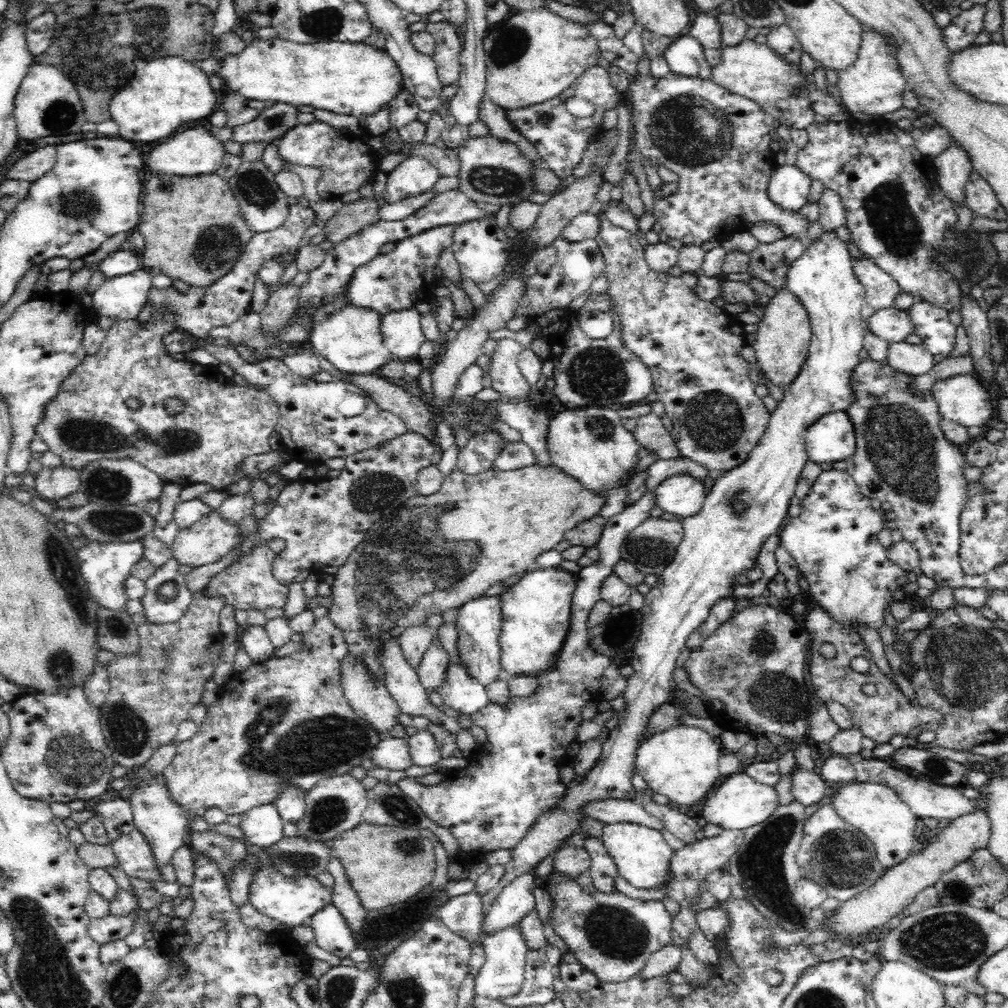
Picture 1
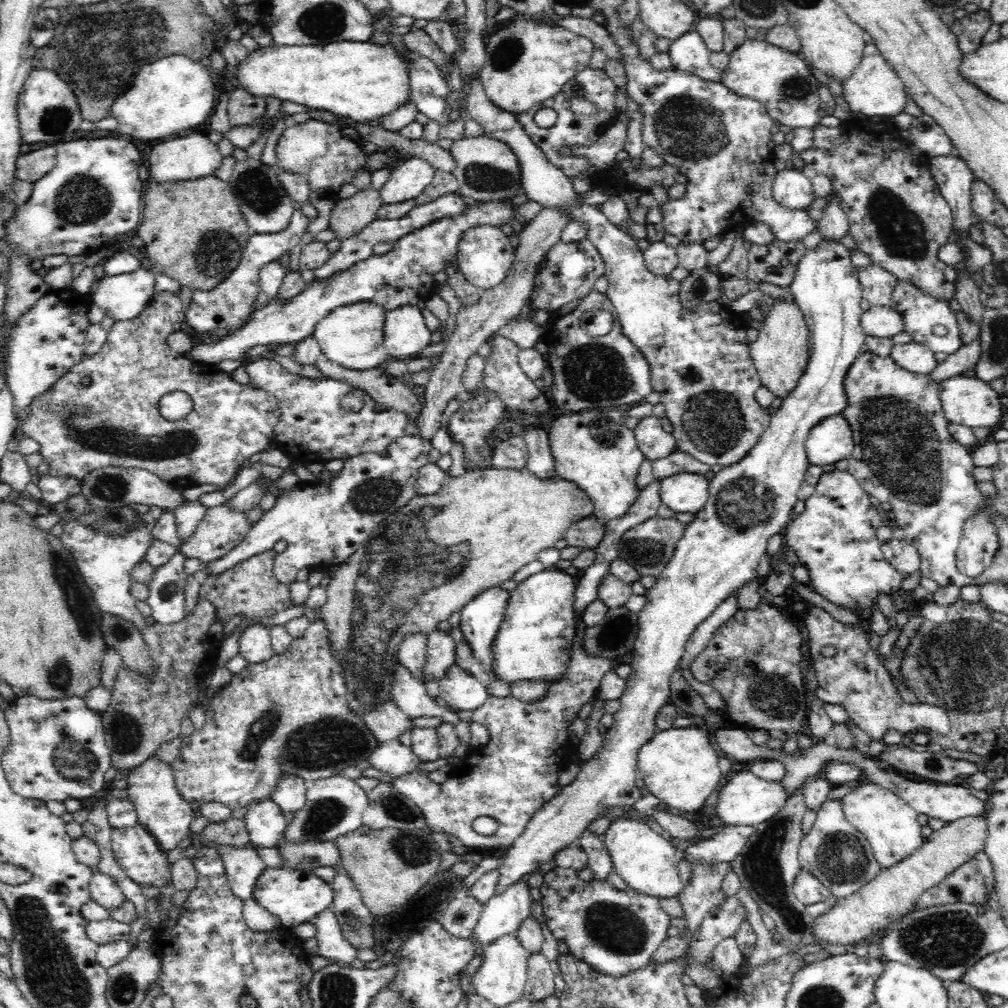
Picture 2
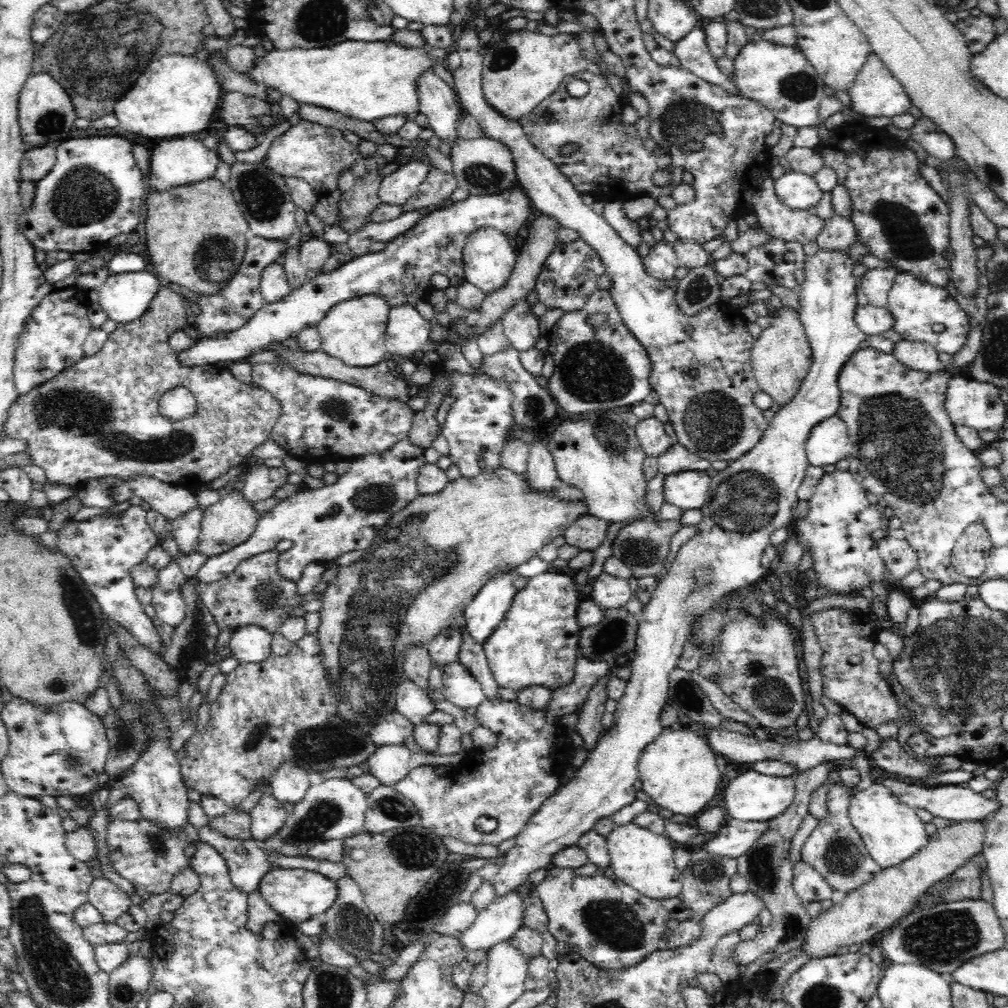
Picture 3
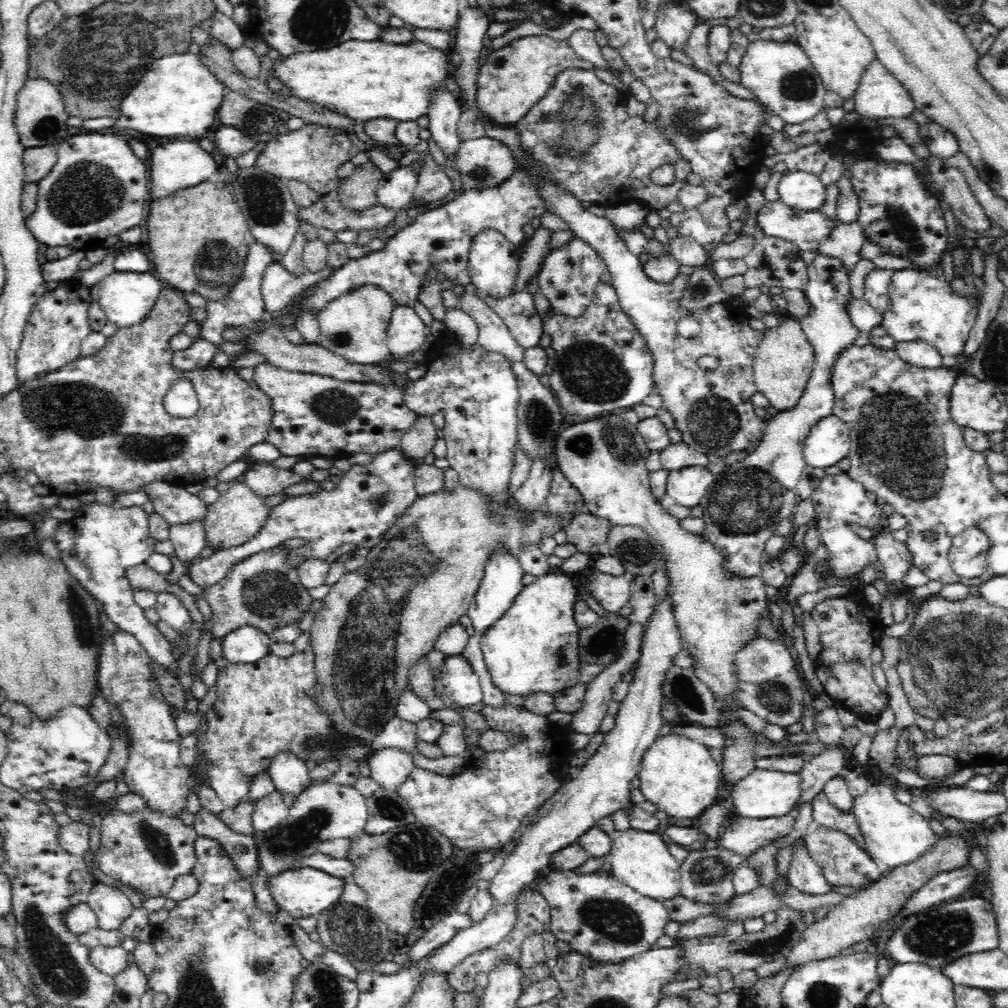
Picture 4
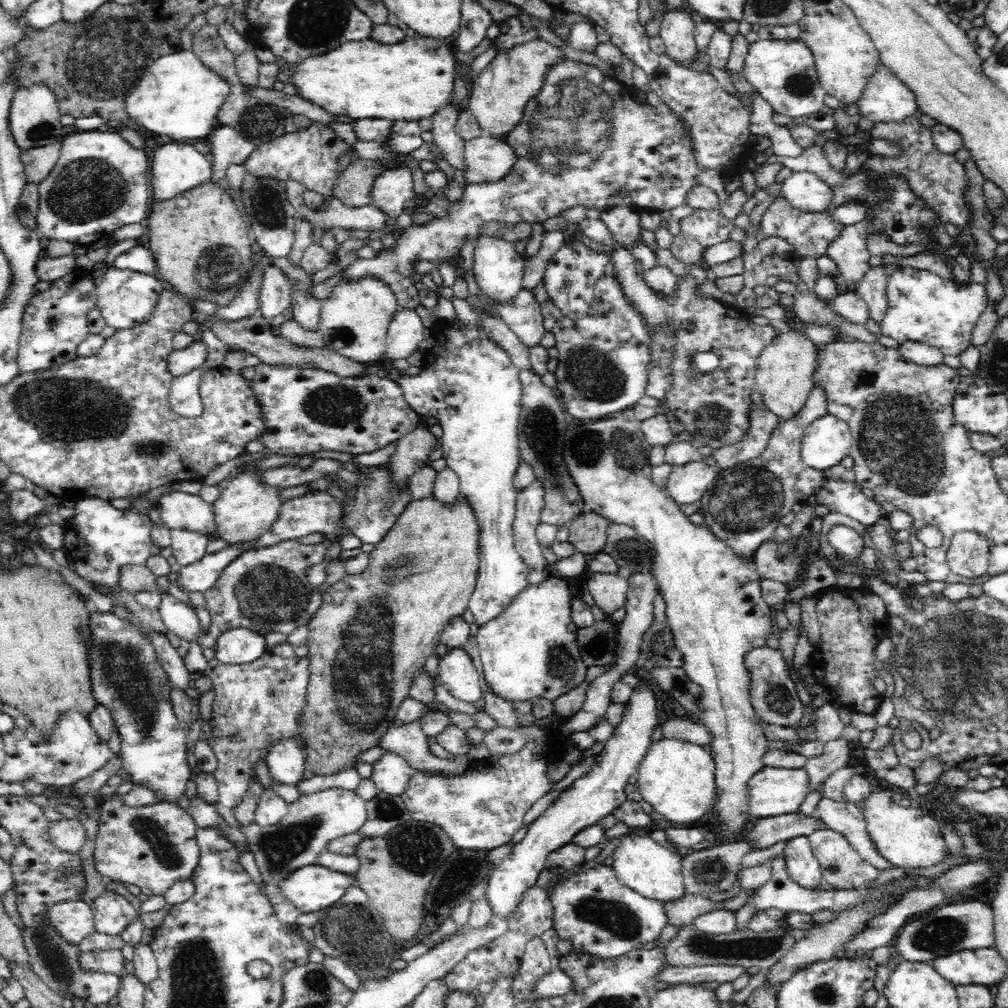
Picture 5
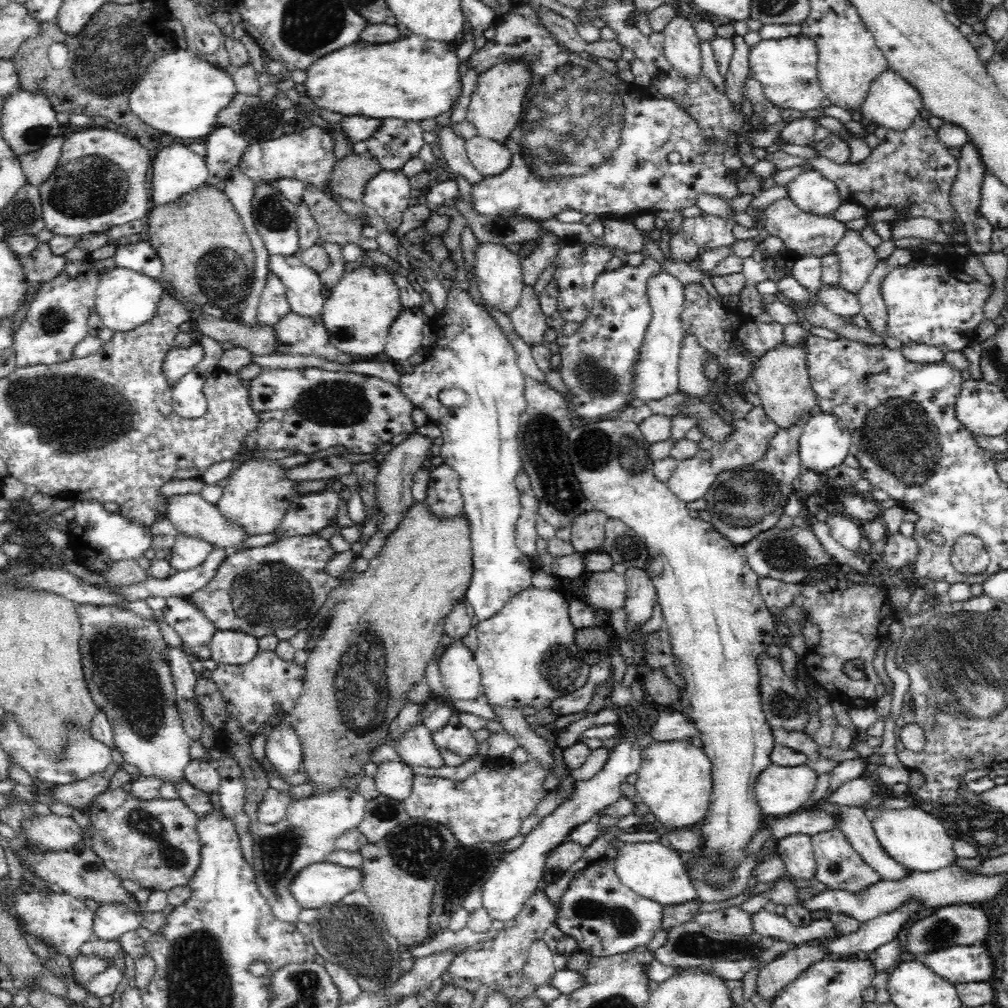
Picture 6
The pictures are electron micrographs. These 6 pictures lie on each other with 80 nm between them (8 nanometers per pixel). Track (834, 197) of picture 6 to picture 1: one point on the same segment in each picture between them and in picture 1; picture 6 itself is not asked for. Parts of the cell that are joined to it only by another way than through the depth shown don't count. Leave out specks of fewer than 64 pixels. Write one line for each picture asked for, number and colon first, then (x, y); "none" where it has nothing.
1: (788, 187)
2: (793, 189)
3: (798, 191)
4: (802, 191)
5: (805, 191)

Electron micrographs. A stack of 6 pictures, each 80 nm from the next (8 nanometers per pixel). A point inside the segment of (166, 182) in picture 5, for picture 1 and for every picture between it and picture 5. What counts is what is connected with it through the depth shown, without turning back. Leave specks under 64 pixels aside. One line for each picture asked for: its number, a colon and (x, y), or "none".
1: (193, 151)
2: (194, 156)
3: (181, 161)
4: (178, 164)

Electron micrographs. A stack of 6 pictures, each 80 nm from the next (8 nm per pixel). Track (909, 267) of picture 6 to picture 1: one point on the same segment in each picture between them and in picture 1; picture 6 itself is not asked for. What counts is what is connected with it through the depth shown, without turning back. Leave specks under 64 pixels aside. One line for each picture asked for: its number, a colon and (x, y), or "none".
1: (932, 323)
2: (921, 313)
3: (916, 307)
4: (920, 308)
5: (923, 307)

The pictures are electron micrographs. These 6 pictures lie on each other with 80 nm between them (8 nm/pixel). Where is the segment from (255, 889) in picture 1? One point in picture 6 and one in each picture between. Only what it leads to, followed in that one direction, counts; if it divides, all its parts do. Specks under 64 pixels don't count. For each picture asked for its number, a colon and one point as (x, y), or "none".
2: (296, 897)
3: (297, 894)
4: (303, 892)
5: (311, 888)
6: (322, 884)

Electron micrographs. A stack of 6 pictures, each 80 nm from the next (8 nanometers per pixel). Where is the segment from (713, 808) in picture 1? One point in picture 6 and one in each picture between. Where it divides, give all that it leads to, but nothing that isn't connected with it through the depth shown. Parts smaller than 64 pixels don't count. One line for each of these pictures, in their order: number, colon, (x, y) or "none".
2: (745, 800)
3: (751, 796)
4: (761, 794)
5: (772, 791)
6: (779, 790)

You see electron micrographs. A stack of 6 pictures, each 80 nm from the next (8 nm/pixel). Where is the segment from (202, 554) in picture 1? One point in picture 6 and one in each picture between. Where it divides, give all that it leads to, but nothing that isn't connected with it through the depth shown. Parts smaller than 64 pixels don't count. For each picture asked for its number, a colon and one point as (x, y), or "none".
2: (222, 528)
3: (229, 522)
4: (236, 516)
5: (246, 508)
6: (256, 496)

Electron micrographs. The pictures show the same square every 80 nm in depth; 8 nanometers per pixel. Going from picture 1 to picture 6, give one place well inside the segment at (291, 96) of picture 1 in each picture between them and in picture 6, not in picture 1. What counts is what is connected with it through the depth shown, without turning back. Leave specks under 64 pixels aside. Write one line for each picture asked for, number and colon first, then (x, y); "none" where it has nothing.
2: (362, 81)
3: (364, 80)
4: (363, 80)
5: (409, 81)
6: (414, 79)

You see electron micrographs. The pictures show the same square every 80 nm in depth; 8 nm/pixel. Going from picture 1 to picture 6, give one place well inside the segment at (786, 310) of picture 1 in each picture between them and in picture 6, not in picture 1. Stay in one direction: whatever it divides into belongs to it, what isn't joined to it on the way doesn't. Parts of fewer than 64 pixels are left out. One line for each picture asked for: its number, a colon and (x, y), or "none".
2: (780, 354)
3: (781, 356)
4: (784, 359)
5: (784, 376)
6: (784, 389)

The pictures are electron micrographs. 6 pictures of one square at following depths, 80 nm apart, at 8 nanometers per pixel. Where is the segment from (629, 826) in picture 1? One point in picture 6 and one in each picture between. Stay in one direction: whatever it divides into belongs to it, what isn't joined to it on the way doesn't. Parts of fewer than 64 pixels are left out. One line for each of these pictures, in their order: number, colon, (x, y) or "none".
2: (643, 859)
3: (644, 860)
4: (640, 859)
5: (641, 864)
6: (651, 869)

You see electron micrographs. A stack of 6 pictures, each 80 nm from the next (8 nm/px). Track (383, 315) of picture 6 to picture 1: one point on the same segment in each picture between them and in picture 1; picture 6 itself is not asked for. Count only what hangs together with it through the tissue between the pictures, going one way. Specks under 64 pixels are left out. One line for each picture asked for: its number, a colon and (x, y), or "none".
1: (351, 339)
2: (351, 336)
3: (354, 331)
4: (354, 326)
5: (355, 318)

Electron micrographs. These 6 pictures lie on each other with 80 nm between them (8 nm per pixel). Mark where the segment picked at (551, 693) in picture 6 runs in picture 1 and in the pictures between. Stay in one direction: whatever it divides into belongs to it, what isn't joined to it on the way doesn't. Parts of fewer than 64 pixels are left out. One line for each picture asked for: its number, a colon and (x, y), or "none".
1: (536, 610)
2: (533, 642)
3: (536, 643)
4: (534, 646)
5: (529, 651)

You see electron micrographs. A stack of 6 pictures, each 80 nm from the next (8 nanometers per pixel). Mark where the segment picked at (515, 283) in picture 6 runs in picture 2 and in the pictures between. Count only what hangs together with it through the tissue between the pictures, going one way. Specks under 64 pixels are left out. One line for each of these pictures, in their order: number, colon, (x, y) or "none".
2: (485, 255)
3: (488, 258)
4: (493, 260)
5: (498, 268)

